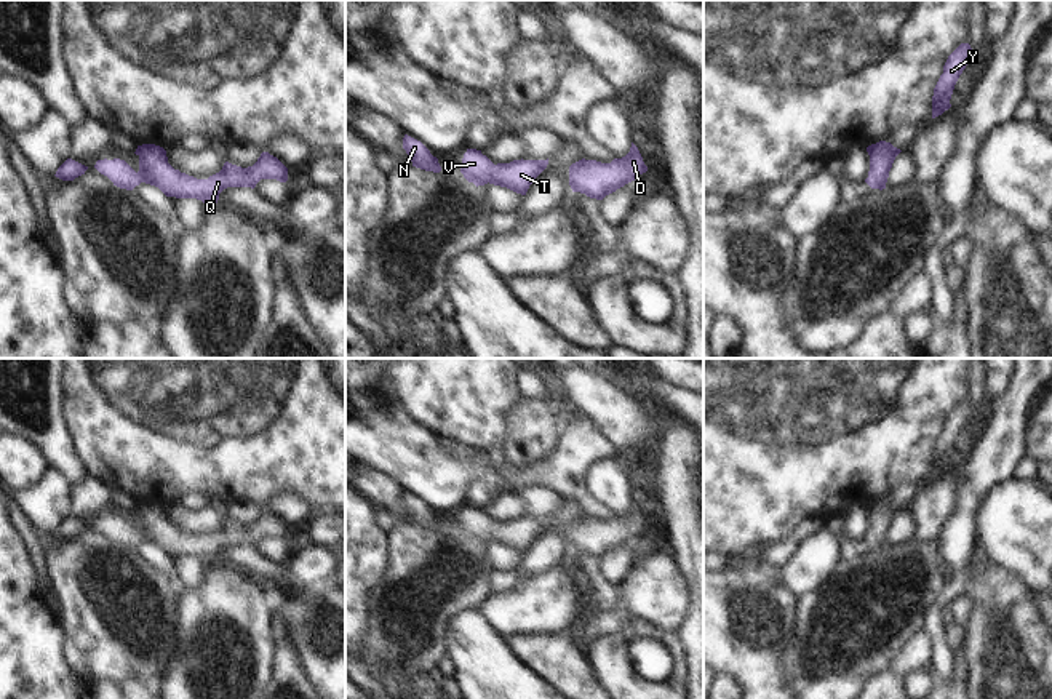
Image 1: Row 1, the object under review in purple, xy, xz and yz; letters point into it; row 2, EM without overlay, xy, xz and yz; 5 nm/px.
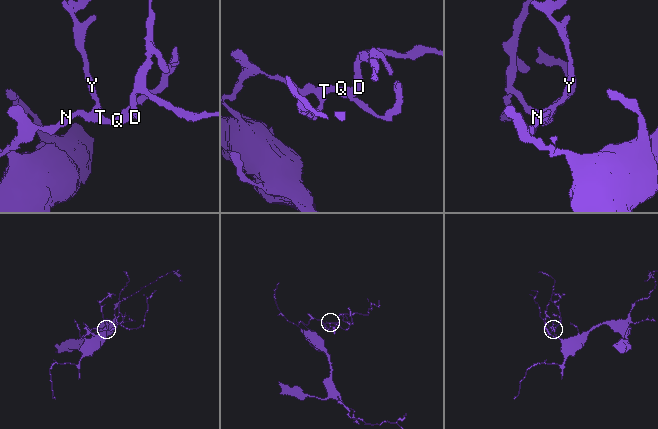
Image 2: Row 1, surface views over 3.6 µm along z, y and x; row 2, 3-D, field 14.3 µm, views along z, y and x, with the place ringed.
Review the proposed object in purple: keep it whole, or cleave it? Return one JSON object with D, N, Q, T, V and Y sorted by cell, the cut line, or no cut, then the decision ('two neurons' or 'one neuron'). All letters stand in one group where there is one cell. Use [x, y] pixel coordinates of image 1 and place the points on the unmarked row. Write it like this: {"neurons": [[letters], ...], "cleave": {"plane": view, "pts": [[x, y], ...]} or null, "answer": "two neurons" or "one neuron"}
{"neurons": [["D", "N", "Q", "T", "V", "Y"]], "cleave": null, "answer": "one neuron"}

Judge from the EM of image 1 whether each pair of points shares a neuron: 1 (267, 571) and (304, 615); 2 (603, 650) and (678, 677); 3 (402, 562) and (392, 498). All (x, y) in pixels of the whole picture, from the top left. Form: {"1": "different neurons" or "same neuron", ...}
{"1": "different neurons", "2": "same neuron", "3": "different neurons"}

